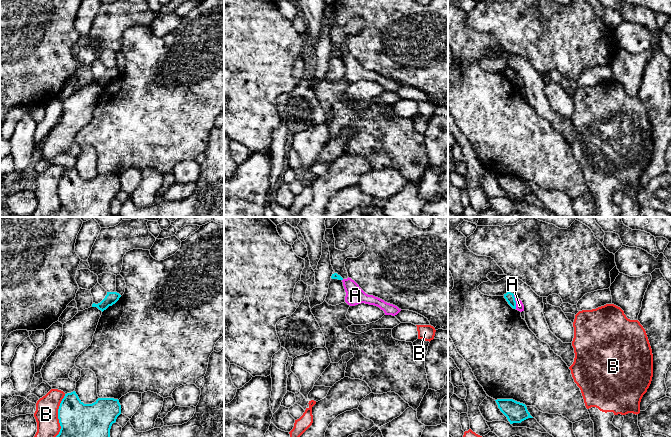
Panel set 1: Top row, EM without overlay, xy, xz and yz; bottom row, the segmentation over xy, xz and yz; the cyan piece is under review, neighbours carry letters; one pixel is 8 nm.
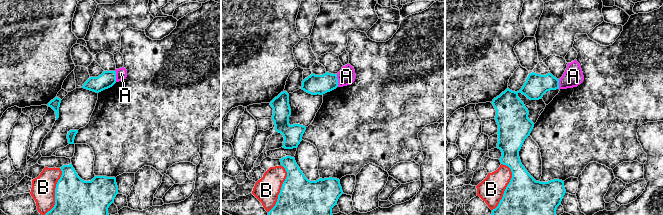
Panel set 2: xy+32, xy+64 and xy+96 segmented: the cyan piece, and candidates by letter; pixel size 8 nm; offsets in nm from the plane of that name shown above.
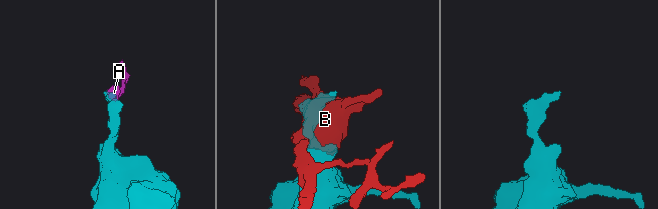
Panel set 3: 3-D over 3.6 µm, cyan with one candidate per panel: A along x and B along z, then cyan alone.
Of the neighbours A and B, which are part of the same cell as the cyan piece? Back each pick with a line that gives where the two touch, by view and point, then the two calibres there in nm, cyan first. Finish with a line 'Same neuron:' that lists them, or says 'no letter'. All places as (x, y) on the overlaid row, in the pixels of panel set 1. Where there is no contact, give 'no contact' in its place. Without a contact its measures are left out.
Same neuron: no letter

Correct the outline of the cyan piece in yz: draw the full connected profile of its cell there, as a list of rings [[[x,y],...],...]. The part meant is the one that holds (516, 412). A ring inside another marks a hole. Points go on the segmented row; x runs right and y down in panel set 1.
[[[513,399],[495,400],[500,411],[507,417],[510,424],[521,423],[522,421],[533,418],[527,410],[525,404]]]

